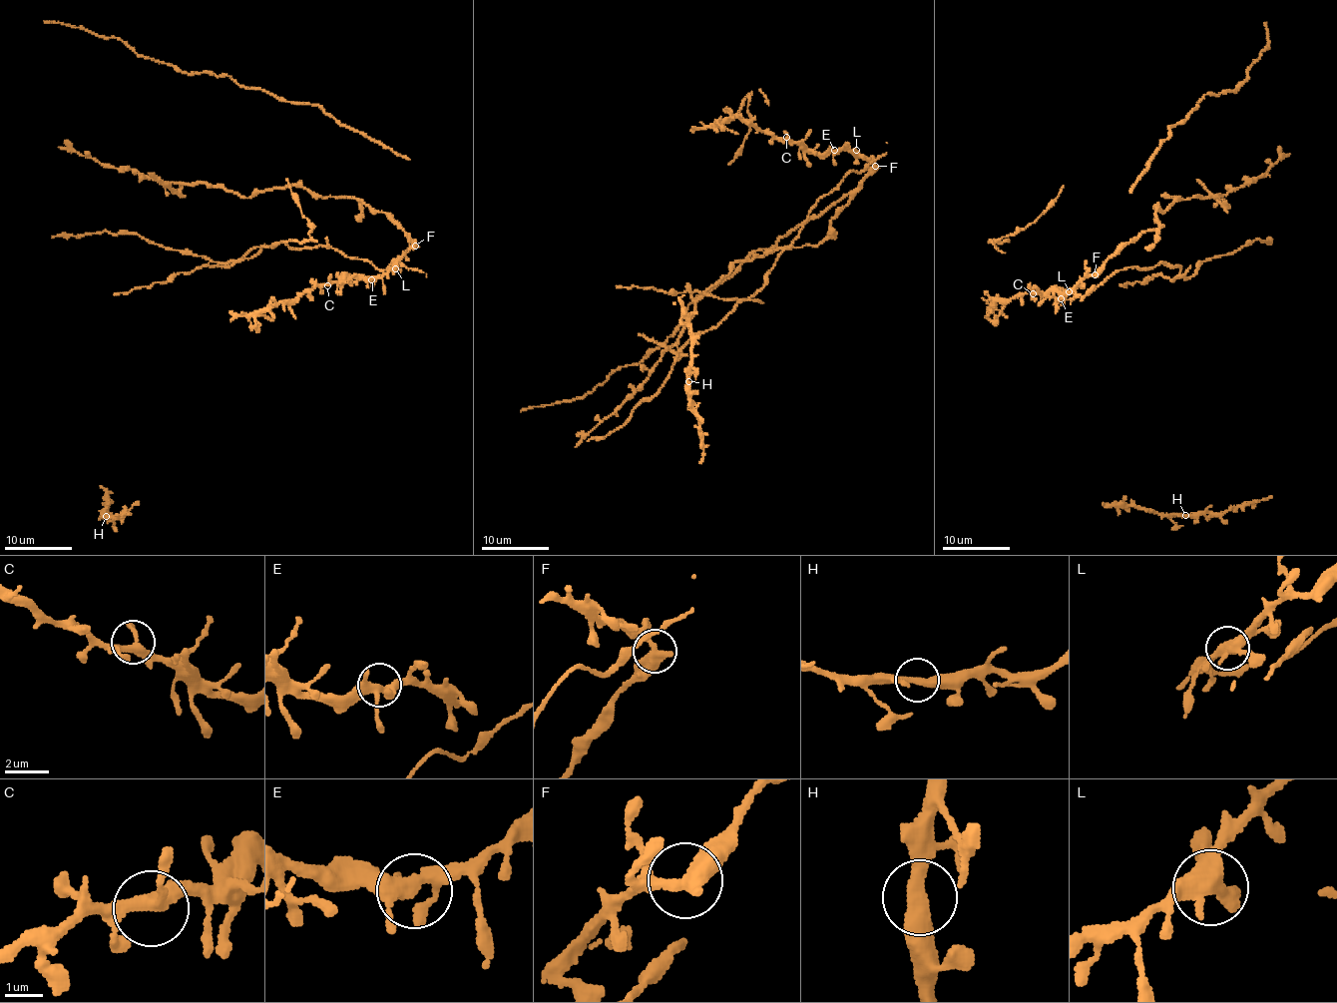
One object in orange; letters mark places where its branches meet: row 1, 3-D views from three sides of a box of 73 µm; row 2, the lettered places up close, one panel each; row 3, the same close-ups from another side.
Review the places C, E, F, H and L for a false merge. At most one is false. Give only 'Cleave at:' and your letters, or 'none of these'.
Cleave at: F

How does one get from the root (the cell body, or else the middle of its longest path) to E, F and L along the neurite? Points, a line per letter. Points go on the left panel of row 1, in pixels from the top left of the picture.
E: (348, 256), (365, 259), (379, 269), (387, 269), (396, 260), (400, 262), (401, 268), (387, 270), (371, 279)
F: (348, 256), (365, 259), (375, 267), (385, 269), (397, 260), (401, 268), (397, 267), (397, 262), (414, 246)
L: (348, 256), (365, 259), (375, 267), (385, 269), (397, 260), (401, 269), (395, 268)

